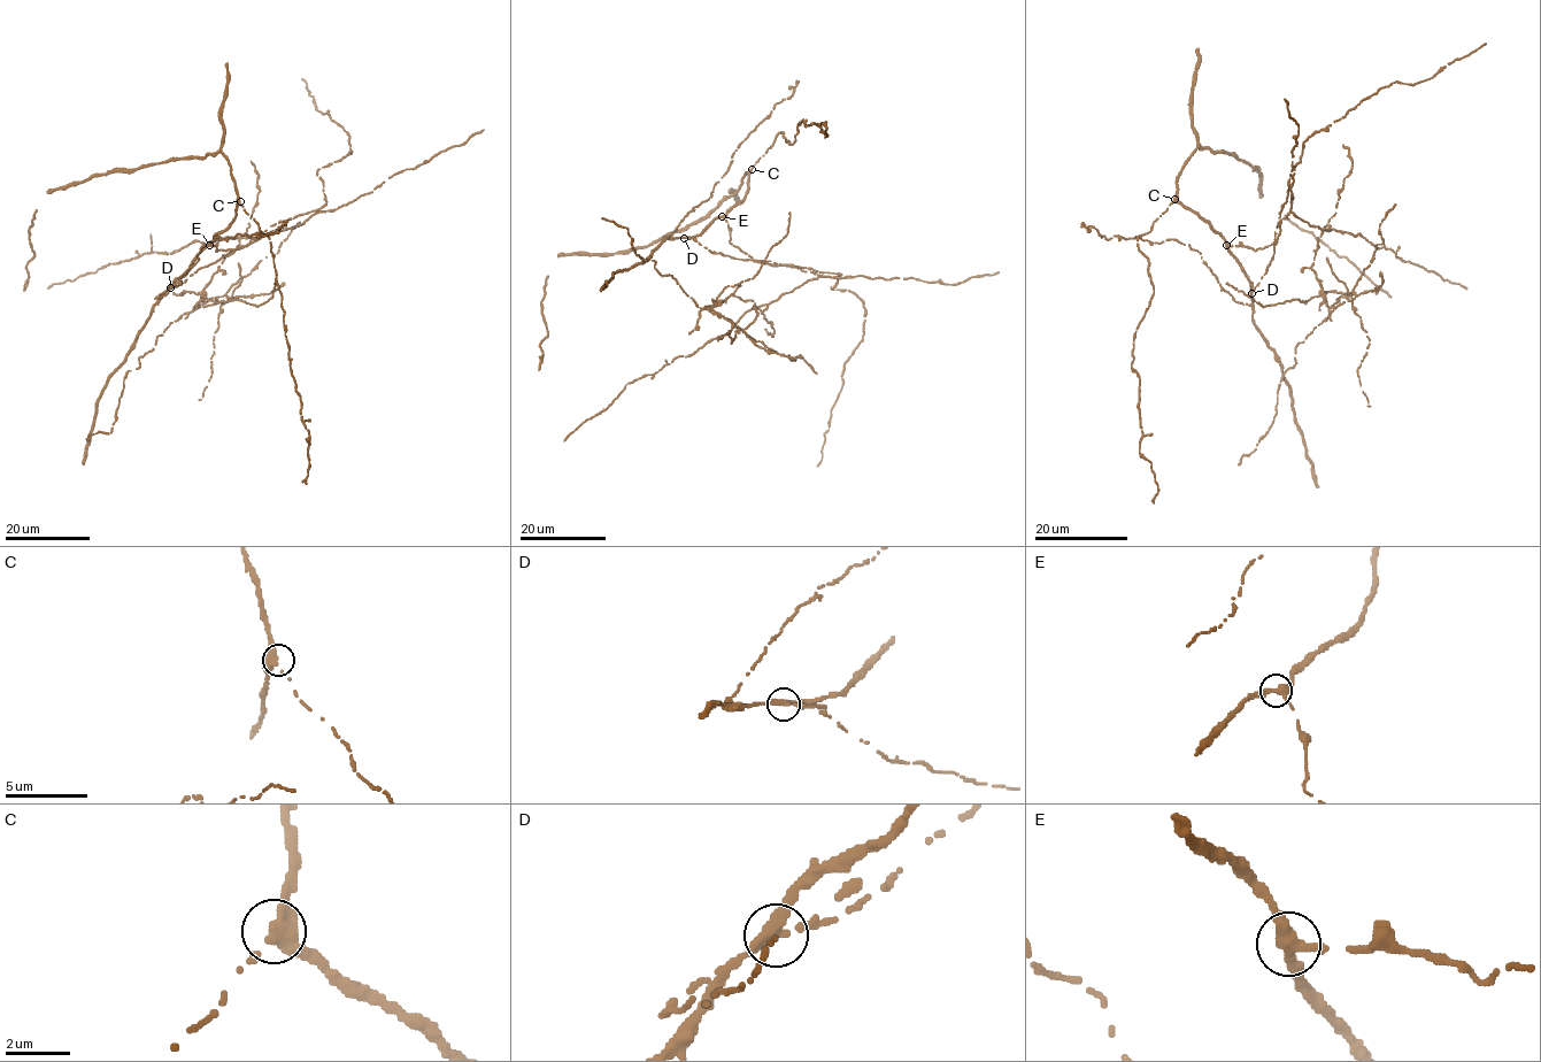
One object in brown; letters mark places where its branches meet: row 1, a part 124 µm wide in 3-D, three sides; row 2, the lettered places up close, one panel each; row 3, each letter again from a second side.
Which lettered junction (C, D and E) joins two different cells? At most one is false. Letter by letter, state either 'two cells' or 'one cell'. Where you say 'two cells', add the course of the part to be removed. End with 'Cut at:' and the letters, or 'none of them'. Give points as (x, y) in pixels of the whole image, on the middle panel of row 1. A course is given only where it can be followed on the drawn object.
C: one cell
D: two cells; foreign part runs (684, 237), (818, 277), (764, 309), (731, 293), (700, 308), (636, 253), (628, 228), (601, 217)
E: one cell
Cut at: D

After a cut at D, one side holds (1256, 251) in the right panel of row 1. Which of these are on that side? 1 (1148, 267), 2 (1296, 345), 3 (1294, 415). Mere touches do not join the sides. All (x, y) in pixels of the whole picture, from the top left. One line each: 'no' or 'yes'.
1: yes
2: no
3: yes

